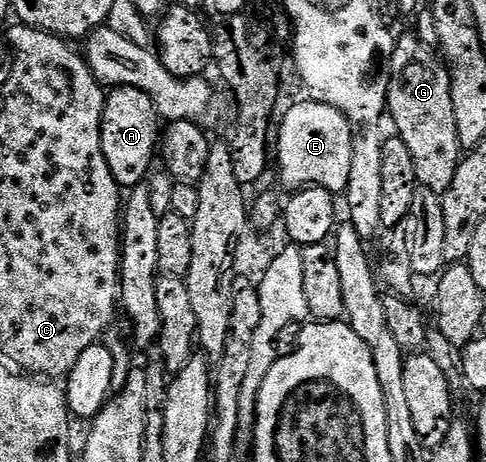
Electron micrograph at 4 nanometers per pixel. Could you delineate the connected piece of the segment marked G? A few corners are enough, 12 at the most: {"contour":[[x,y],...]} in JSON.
{"contour":[[410,32],[388,59],[388,118],[419,187],[456,180],[450,71]]}

